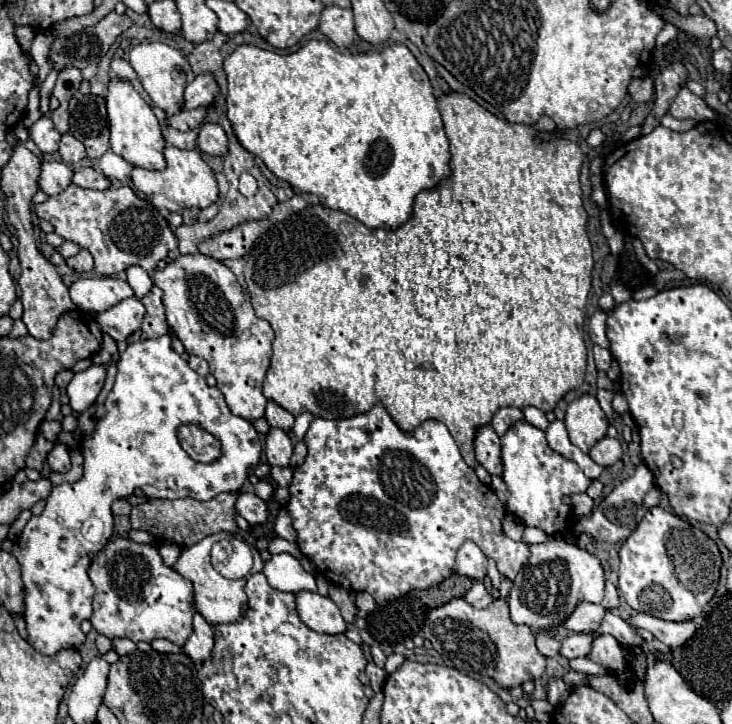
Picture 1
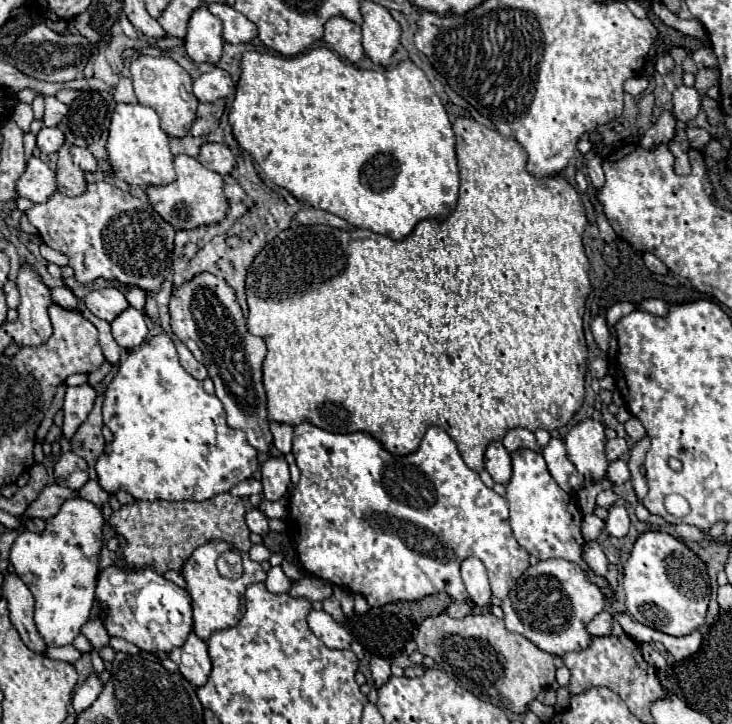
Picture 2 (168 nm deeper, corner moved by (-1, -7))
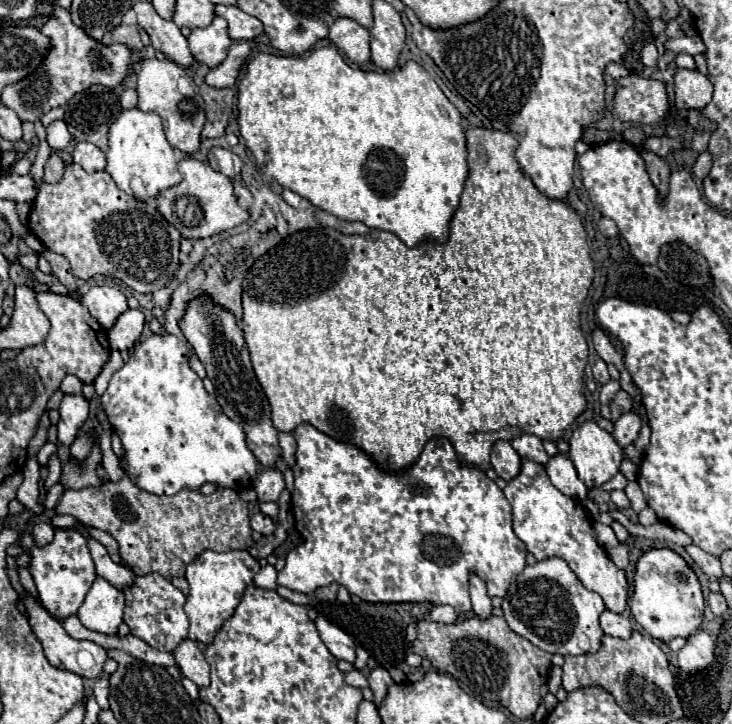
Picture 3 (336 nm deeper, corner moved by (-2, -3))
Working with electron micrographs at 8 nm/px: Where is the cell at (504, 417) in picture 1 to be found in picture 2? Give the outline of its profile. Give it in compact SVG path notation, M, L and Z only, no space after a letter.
M511 428L511 430L505 434L505 438L503 438L503 446L505 446L509 452L519 450L519 448L539 450L533 432L527 430L527 428Z

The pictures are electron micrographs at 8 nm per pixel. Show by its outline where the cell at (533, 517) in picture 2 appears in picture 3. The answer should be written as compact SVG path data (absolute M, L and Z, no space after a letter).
M524 460L520 474L506 484L504 494L514 512L514 534L536 560L546 560L550 556L562 558L588 590L602 596L610 612L626 610L628 582L624 570L620 570L596 542L590 516L584 512L582 504L556 490L544 472L544 466Z

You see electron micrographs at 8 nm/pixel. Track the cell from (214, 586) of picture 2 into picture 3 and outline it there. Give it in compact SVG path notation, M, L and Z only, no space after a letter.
M204 550L192 564L186 568L186 580L190 584L190 594L184 604L184 612L190 618L190 638L202 644L212 644L216 632L222 624L234 614L236 606L242 600L244 588L252 584L258 574L260 564L246 550L232 552L212 552Z

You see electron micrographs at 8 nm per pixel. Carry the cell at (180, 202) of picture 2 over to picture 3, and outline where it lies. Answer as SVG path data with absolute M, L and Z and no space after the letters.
M184 158L178 162L178 170L182 172L182 182L164 190L158 200L158 210L162 216L188 240L200 240L214 234L220 234L224 230L230 230L238 224L248 222L250 214L246 208L242 208L236 200L232 180L216 170L210 168L210 164L198 162L194 158Z

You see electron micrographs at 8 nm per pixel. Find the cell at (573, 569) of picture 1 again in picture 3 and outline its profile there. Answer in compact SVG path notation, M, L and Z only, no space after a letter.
M548 558L534 566L526 566L516 583L511 583L502 610L508 626L544 652L578 656L598 652L602 644L604 632L598 624L598 616L604 612L604 602L596 592L586 590L570 566L560 558Z

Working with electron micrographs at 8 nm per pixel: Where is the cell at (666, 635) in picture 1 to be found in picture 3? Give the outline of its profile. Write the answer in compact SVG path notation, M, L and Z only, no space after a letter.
M696 632L688 638L688 644L678 652L678 668L686 674L710 668L716 662L716 636L708 632Z

